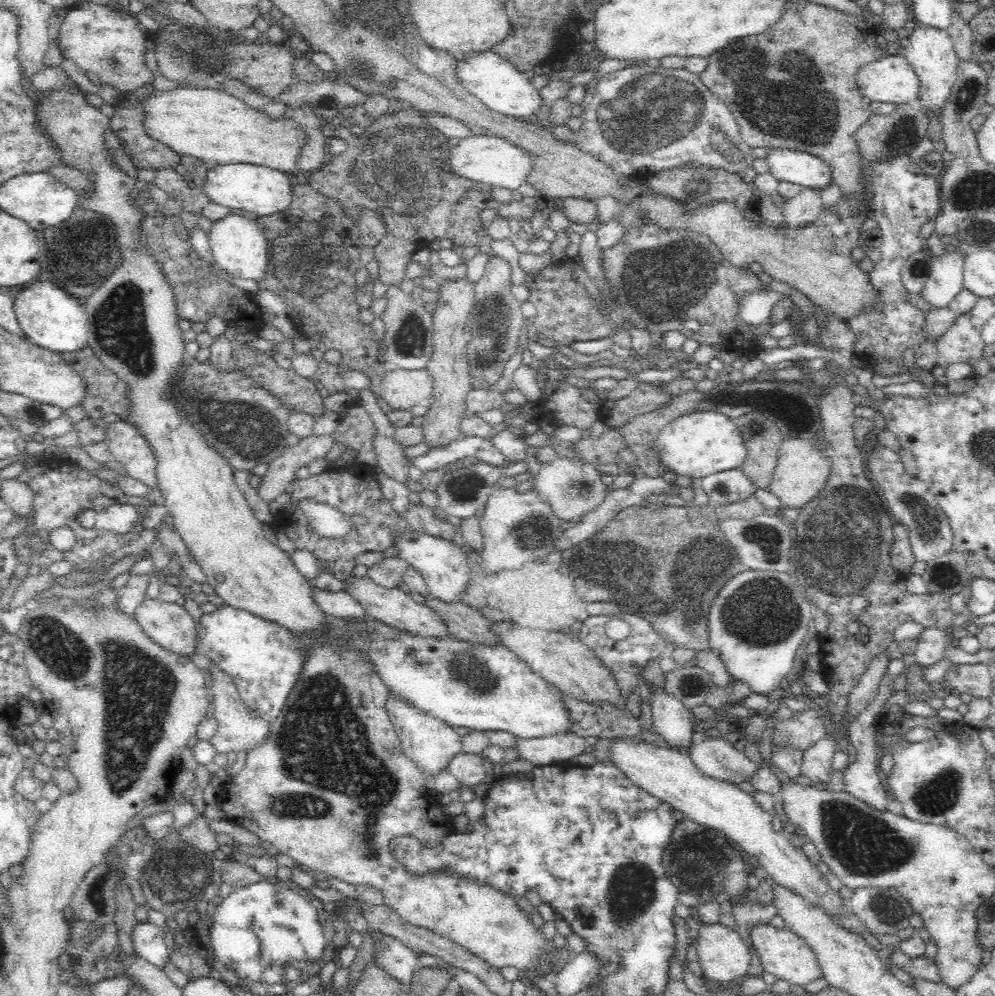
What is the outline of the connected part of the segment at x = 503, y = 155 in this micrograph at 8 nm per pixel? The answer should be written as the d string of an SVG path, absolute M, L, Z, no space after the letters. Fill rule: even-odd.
M471 134L466 138L459 139L458 144L450 148L446 163L448 163L448 170L458 177L491 186L500 186L500 188L509 188L512 194L525 183L526 174L532 166L528 153L524 153L522 149L514 147L512 143L504 139L485 134Z

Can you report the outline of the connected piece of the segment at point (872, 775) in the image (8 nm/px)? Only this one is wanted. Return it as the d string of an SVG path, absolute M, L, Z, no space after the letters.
M900 658L892 659L888 663L888 672L882 679L878 696L874 698L874 702L872 702L870 706L866 707L863 712L860 712L857 715L856 722L852 724L851 738L854 739L853 741L857 747L858 758L857 760L854 760L852 764L848 764L848 767L844 770L845 791L849 792L852 796L875 806L878 810L887 810L886 805L890 796L887 785L885 785L885 778L879 769L880 749L878 748L878 742L876 742L874 722L876 721L876 718L880 716L880 712L884 711L887 699L892 695L890 694L892 692L892 690L890 690L890 683L902 674L904 670L904 662Z

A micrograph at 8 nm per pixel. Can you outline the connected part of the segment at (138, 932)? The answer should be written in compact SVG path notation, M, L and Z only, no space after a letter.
M148 921L139 922L129 932L136 954L160 969L168 960L168 947L164 942L166 940L164 932L164 928L153 925Z

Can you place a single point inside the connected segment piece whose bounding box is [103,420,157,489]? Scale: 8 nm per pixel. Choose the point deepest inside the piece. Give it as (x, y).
(125, 444)

